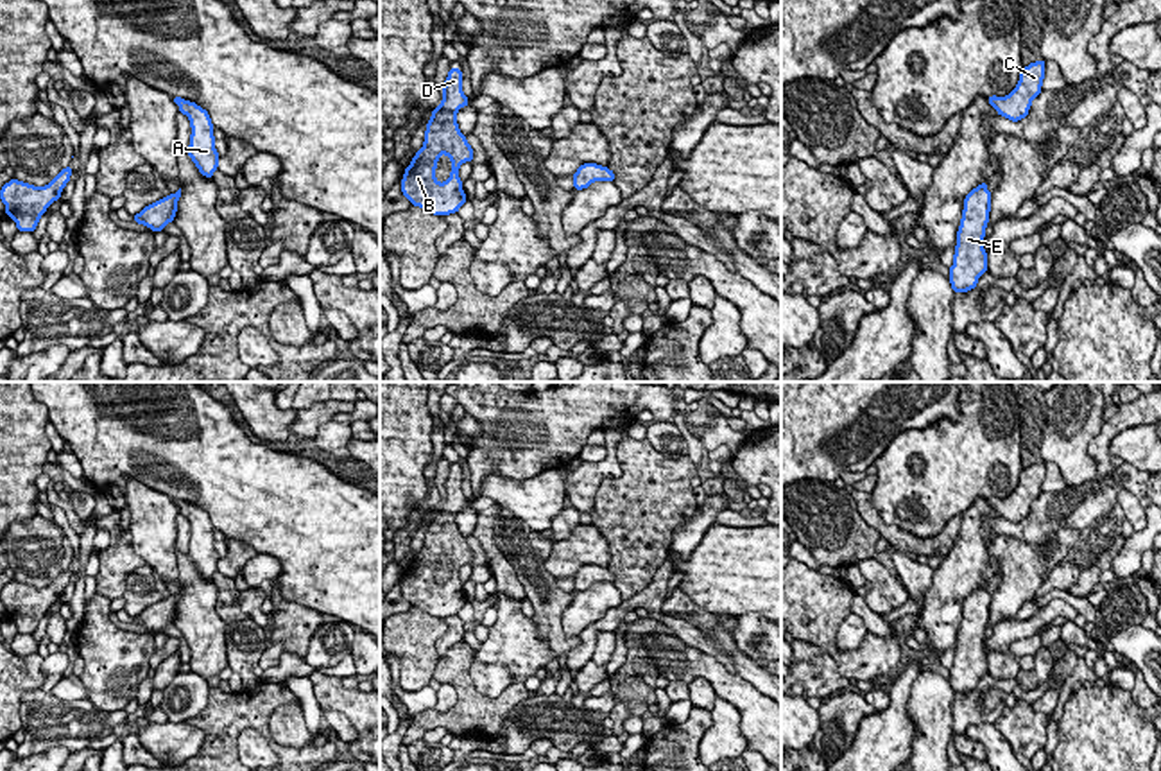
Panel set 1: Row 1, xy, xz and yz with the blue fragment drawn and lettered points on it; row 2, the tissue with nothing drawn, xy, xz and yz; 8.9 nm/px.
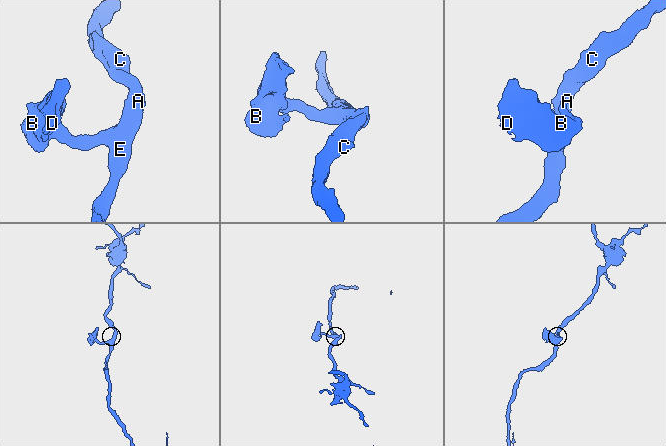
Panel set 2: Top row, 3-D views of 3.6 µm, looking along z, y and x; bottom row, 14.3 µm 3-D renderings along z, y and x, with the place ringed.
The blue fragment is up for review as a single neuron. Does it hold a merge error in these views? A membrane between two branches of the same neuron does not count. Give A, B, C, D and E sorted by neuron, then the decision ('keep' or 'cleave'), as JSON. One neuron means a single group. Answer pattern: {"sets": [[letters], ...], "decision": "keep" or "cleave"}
{"sets": [["A", "B", "C", "D", "E"]], "decision": "keep"}

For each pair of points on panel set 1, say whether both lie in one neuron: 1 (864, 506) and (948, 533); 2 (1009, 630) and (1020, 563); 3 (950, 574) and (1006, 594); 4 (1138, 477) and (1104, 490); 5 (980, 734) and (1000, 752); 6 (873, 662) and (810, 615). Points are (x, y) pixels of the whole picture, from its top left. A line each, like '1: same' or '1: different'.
1: same
2: different
3: different
4: same
5: same
6: same

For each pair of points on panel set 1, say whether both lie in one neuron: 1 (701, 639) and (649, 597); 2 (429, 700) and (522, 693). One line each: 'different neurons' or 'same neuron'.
1: same neuron
2: different neurons

